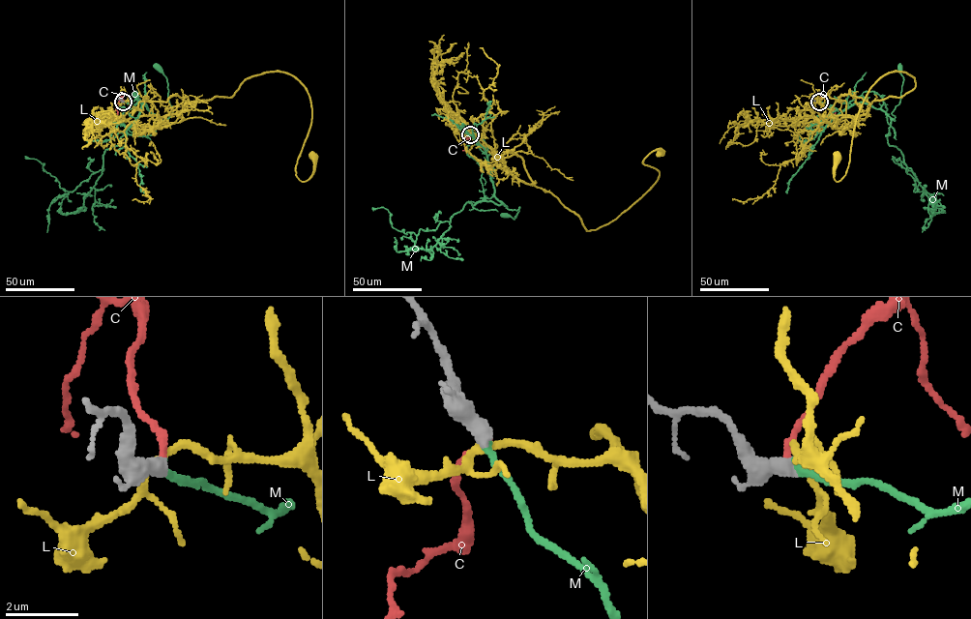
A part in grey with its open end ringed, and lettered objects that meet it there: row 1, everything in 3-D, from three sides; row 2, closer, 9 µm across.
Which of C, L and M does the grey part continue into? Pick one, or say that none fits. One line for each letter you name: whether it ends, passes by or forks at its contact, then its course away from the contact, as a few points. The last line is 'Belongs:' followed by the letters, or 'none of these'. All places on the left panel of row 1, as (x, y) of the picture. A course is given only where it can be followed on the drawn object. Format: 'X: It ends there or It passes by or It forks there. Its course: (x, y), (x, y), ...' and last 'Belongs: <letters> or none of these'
M: It ends there. Its course: (123, 102), (140, 110), (143, 103), (161, 120), (169, 116), (172, 112), (166, 77), (158, 67)
Belongs: M

